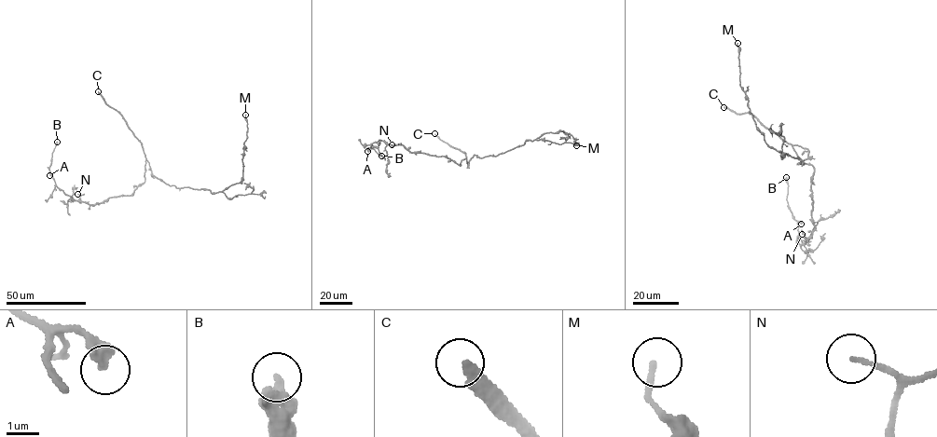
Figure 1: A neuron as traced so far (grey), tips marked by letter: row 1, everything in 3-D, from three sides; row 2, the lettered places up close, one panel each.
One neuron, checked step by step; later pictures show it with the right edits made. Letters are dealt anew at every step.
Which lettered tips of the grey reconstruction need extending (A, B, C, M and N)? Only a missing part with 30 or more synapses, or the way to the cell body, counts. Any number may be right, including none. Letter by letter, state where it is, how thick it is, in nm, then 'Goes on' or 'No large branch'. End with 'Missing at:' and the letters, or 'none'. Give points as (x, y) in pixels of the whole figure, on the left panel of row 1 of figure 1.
A: Place: (49, 175). Thickness 400 nm. No large branch
B: Place: (57, 142). Thickness 380 nm. No large branch
C: Place: (98, 91). Thickness 280 nm. Goes on
M: Place: (245, 115). Thickness 170 nm. No large branch
N: Place: (77, 194). Thickness 100 nm. No large branch
Missing at: C

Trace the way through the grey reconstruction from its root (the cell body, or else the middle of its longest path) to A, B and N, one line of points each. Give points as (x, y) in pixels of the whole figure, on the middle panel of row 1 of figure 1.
A: (467, 166), (465, 158), (460, 165), (444, 156), (410, 152), (402, 144), (383, 140), (373, 143), (367, 151)
B: (467, 166), (465, 158), (460, 165), (444, 156), (410, 152), (402, 144), (379, 140), (368, 148), (381, 156)
N: (467, 166), (465, 158), (460, 165), (444, 156), (410, 152), (402, 144), (392, 144)

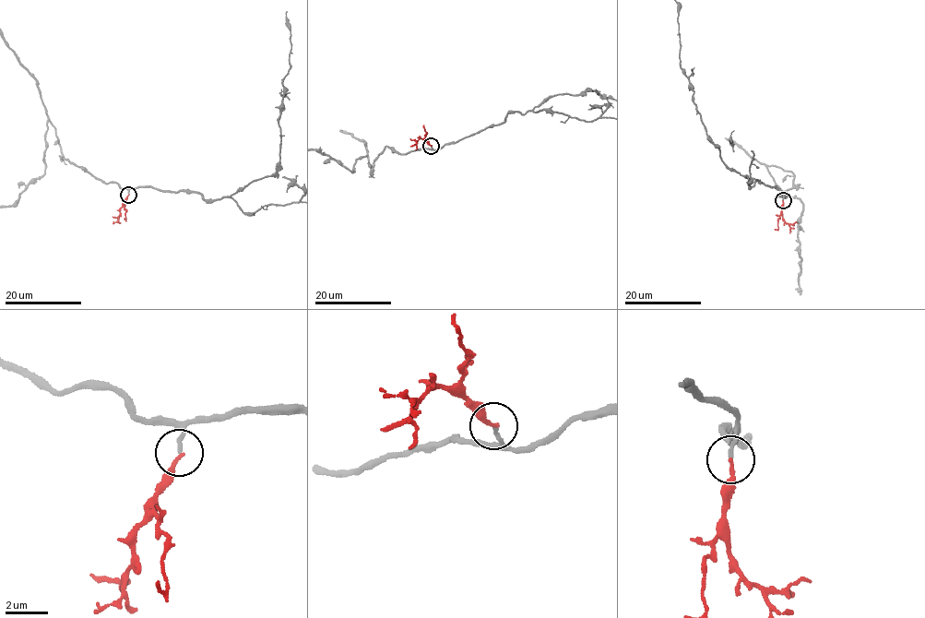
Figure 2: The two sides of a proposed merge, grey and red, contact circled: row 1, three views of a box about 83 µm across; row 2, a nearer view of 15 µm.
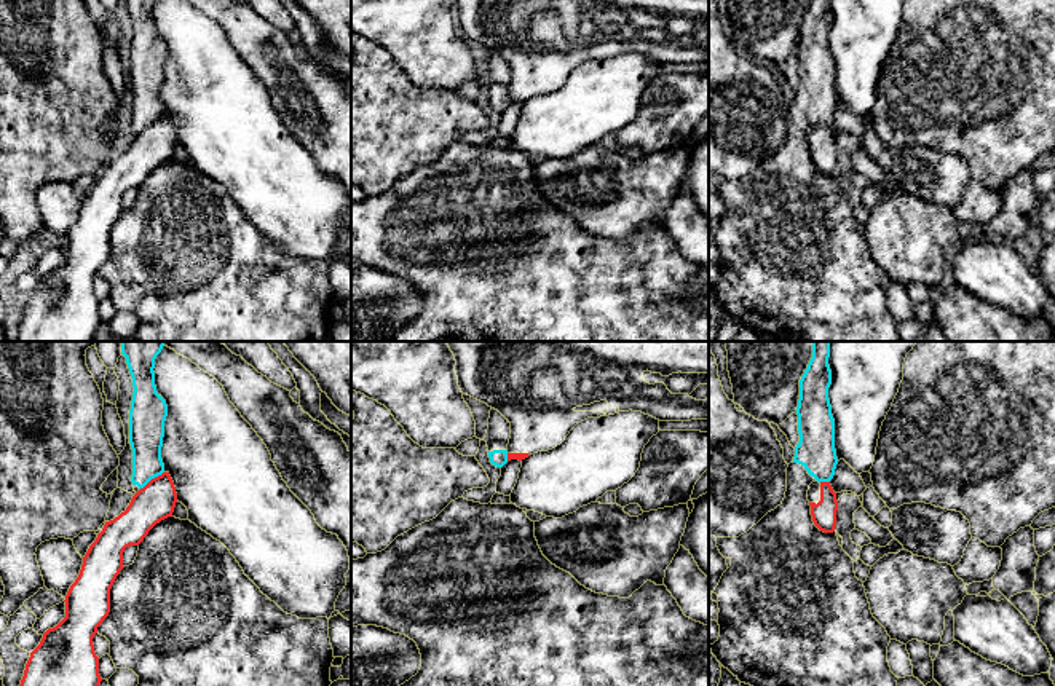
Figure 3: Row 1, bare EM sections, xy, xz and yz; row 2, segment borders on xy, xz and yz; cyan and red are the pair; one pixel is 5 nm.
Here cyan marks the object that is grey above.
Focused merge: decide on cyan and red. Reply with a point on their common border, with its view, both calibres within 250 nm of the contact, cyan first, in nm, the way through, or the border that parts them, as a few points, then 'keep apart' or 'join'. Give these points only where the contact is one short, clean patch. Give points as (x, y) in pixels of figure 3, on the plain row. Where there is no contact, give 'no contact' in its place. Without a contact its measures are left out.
meets cyan in xy at (150, 122); 180 nm thick on the cyan side, 190 nm on the other; border along xy (163, 114), (139, 133); keep apart

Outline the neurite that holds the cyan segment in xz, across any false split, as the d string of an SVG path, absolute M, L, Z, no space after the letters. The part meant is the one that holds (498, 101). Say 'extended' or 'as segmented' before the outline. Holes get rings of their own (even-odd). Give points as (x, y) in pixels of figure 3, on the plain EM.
extended | M495 51L490 53L485 85L490 105L503 110L508 105L508 86L511 81L511 65Z

